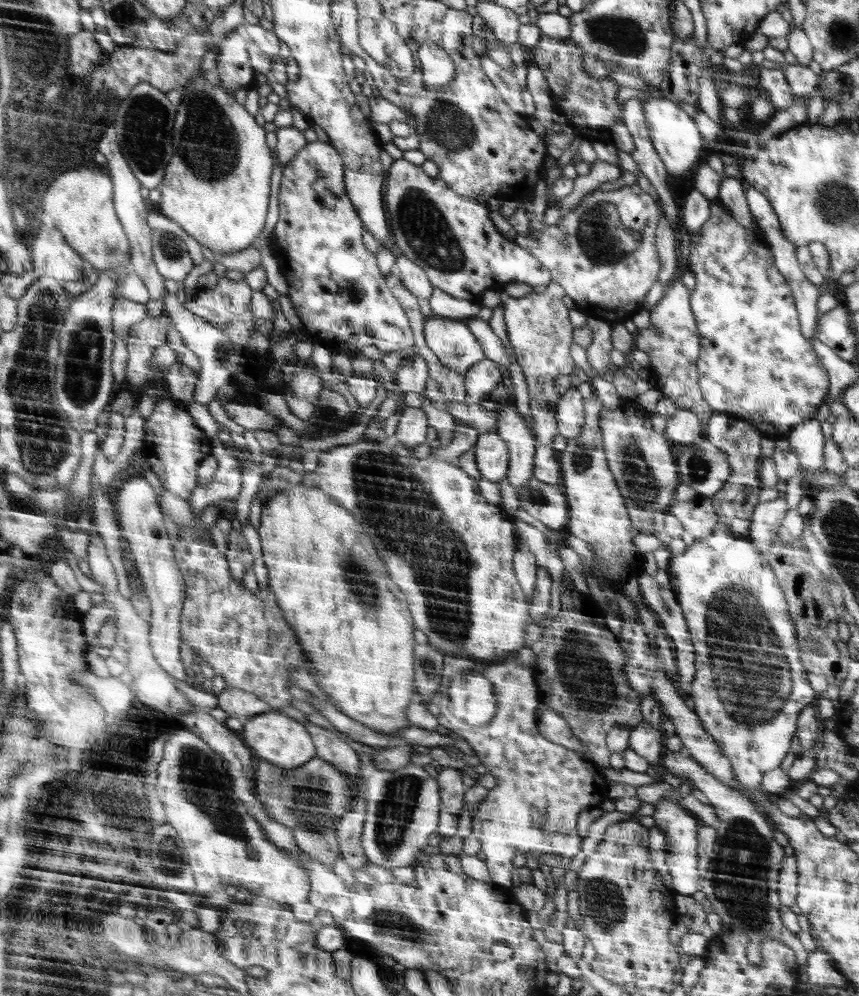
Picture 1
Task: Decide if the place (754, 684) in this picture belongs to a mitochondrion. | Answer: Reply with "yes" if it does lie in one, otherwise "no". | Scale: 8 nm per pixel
yes

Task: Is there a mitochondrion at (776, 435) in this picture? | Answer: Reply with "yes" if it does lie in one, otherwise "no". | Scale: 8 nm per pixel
no

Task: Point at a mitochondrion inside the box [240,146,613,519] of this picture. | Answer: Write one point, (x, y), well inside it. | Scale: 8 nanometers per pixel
(421, 222)

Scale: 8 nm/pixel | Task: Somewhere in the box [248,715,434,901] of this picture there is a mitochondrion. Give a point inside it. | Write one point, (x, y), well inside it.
(398, 803)

